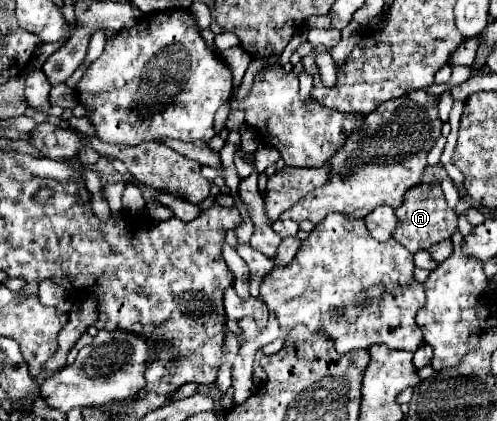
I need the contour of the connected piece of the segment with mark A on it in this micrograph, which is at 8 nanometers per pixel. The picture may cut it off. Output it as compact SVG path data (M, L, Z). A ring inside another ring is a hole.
M421 183L409 189L409 193L405 193L403 205L397 207L397 217L399 217L399 225L393 237L411 253L447 239L457 229L457 215L447 207L439 183Z

